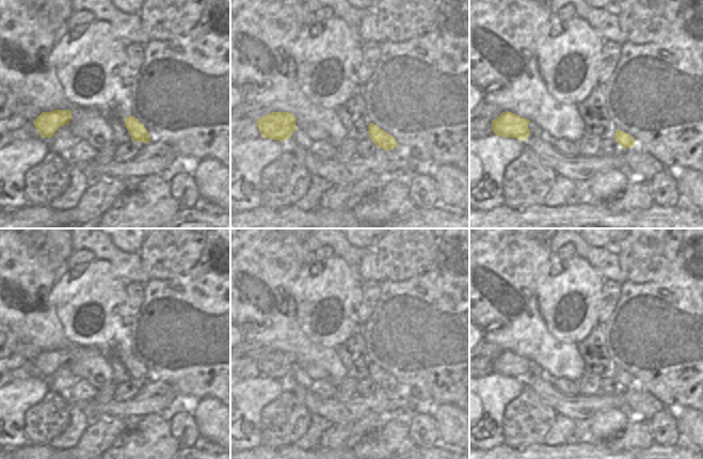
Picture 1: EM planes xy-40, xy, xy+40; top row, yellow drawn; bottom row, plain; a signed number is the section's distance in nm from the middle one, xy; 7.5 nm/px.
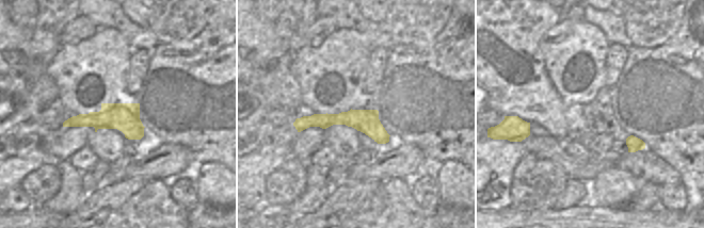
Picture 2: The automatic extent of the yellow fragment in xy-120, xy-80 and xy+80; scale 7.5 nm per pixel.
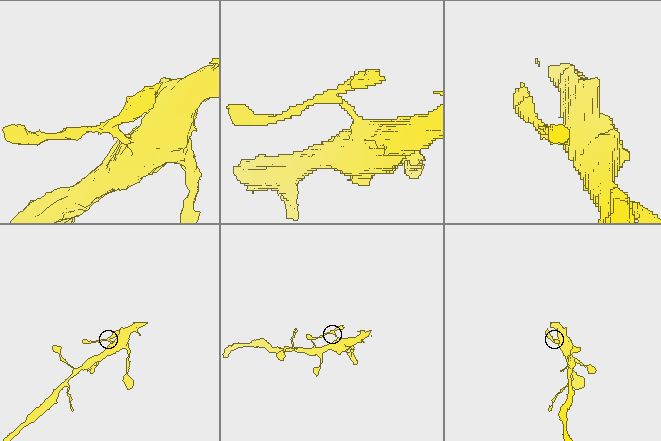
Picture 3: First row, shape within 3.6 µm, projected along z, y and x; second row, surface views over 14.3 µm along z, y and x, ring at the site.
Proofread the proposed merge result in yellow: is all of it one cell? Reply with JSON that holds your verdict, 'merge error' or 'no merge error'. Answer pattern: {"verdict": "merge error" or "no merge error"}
{"verdict": "merge error"}

